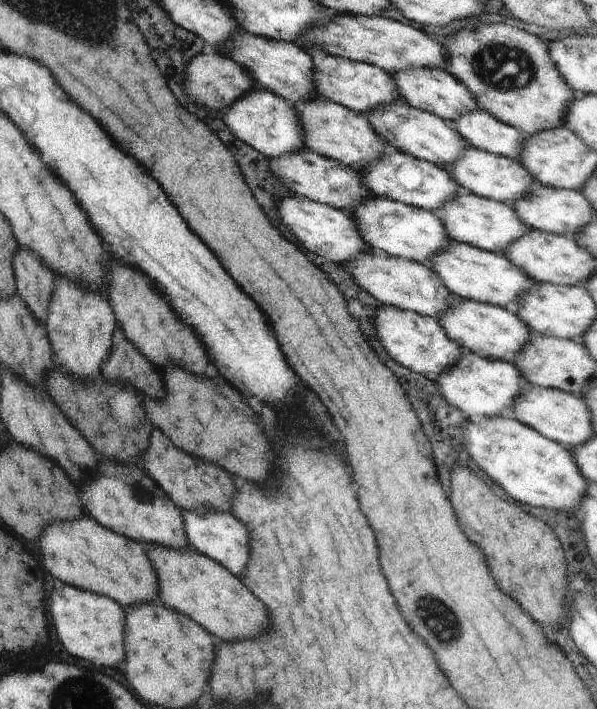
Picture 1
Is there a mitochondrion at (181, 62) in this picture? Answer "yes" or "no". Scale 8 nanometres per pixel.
no

